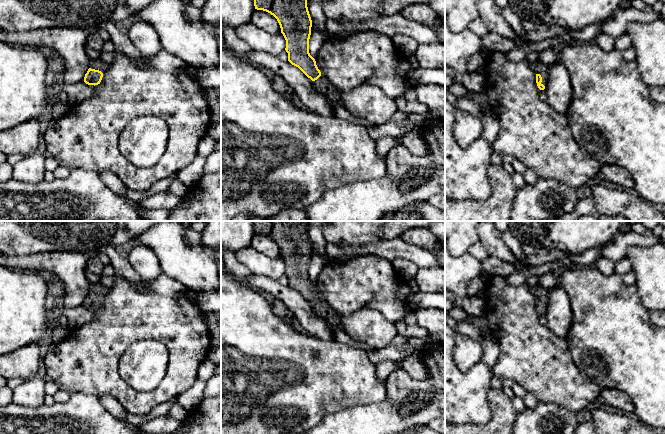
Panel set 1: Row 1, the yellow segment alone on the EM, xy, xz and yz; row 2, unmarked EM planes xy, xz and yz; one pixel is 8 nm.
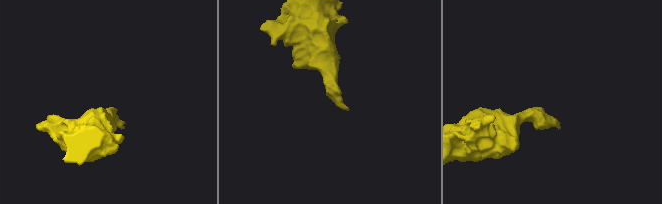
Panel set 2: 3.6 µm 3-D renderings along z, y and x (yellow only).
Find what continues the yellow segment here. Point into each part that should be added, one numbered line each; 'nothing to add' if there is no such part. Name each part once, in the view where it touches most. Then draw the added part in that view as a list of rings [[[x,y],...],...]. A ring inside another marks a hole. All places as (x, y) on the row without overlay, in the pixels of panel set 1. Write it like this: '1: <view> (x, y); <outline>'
1: yz (538, 291); [[[538,284],[536,286],[530,287],[530,291],[533,293],[535,298],[540,298],[542,301],[541,308],[545,310],[545,313],[540,314],[537,310],[539,316],[546,316],[546,308],[547,308],[548,300],[549,300],[549,290],[547,290],[545,287]]]

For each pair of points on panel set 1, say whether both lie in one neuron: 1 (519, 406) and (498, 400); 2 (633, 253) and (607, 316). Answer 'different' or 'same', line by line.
1: different
2: different

